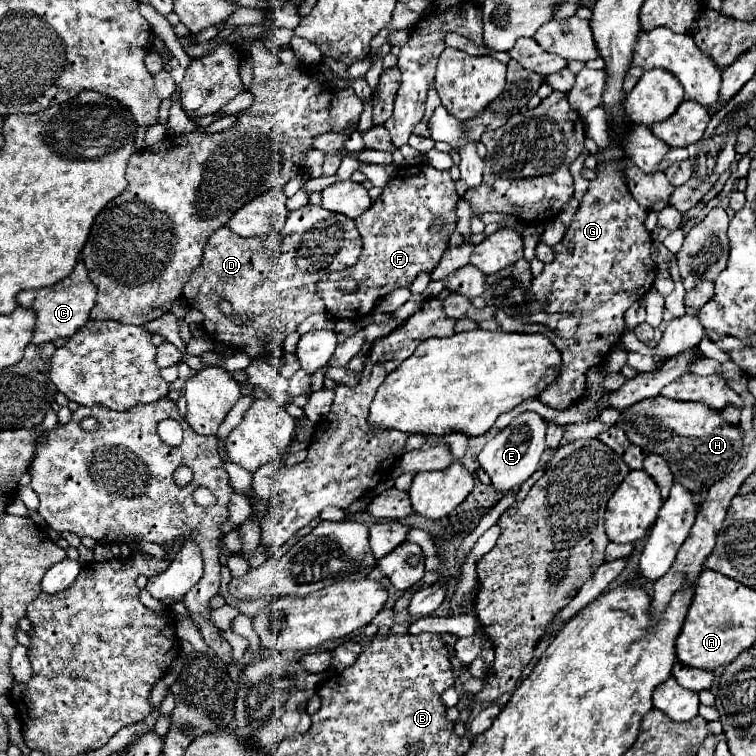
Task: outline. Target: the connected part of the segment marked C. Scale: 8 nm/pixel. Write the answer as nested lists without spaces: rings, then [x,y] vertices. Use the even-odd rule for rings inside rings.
[[[79,260],[71,276],[65,280],[41,288],[41,290],[23,290],[17,294],[17,302],[23,308],[33,308],[37,314],[37,324],[33,332],[33,344],[43,344],[43,342],[55,342],[59,338],[71,338],[79,328],[85,326],[85,320],[91,314],[91,308],[95,306],[97,298],[97,288],[87,276],[85,264]]]

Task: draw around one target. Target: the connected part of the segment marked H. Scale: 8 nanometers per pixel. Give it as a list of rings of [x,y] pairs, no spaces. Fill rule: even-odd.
[[[663,396],[633,404],[621,414],[617,426],[625,430],[633,444],[641,444],[649,452],[663,454],[675,480],[693,494],[699,494],[703,484],[711,486],[719,482],[721,476],[727,476],[739,460],[739,448],[743,444],[739,428],[723,420],[719,410],[707,408],[699,402],[677,402]]]

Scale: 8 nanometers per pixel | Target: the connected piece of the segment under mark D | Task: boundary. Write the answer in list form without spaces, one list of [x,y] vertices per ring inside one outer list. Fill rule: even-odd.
[[[307,204],[289,212],[285,230],[279,234],[241,238],[227,226],[215,230],[205,246],[201,264],[183,286],[181,298],[189,308],[197,308],[205,316],[201,326],[213,340],[247,352],[251,358],[265,358],[308,316],[326,312],[323,300],[315,292],[315,284],[327,272],[353,266],[359,254],[361,240],[351,218]],[[221,300],[227,300],[233,312],[249,314],[251,322],[247,326],[233,324],[219,310]]]

